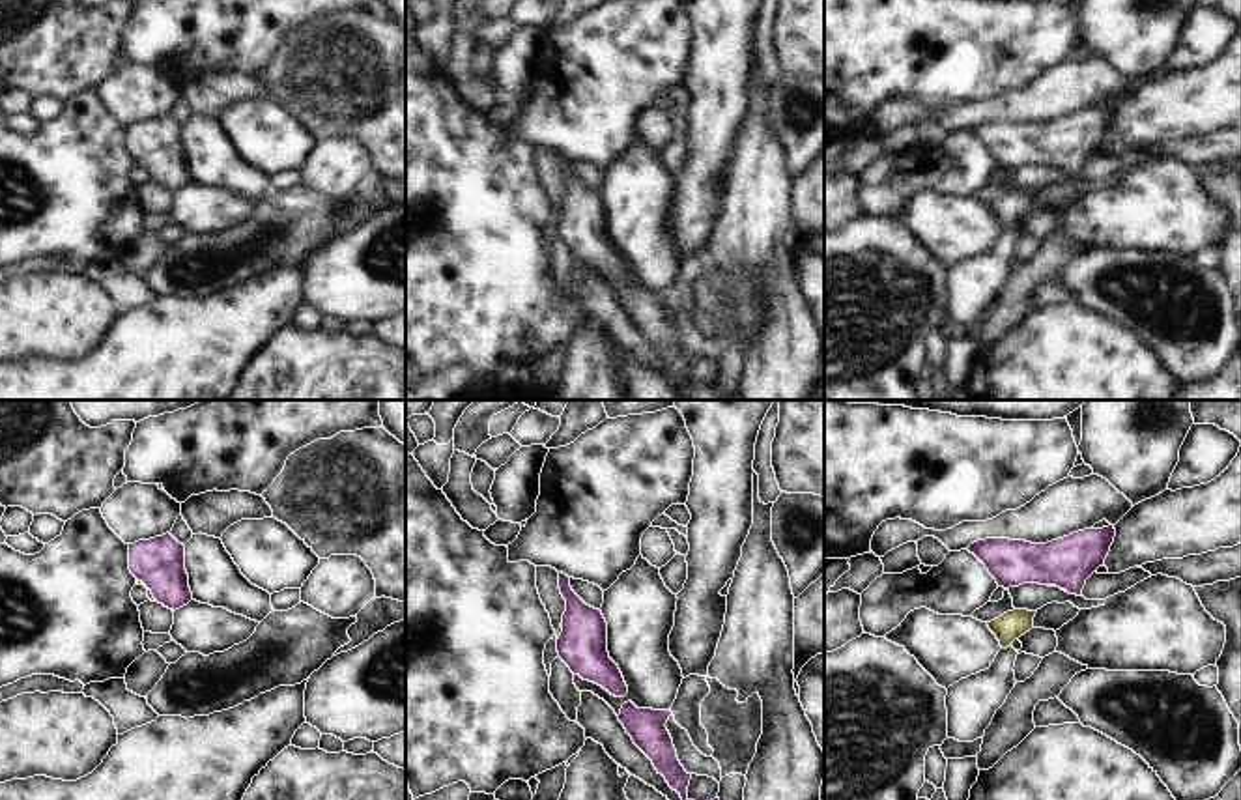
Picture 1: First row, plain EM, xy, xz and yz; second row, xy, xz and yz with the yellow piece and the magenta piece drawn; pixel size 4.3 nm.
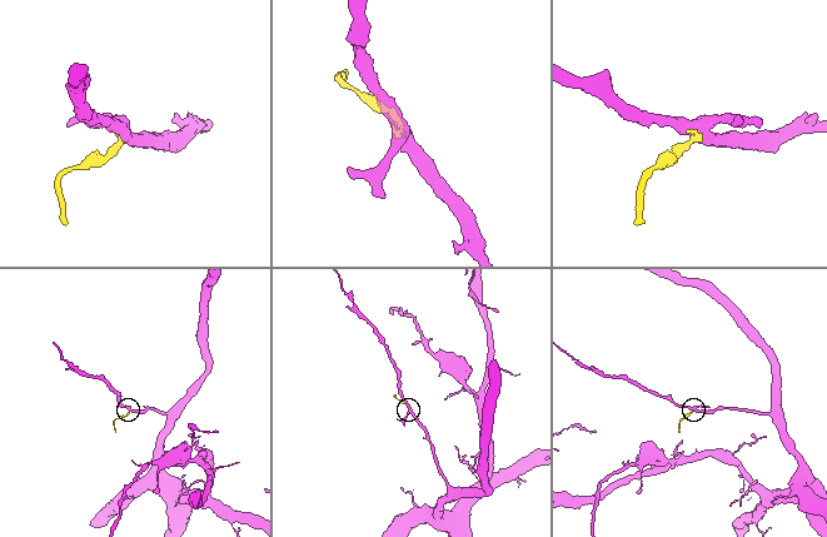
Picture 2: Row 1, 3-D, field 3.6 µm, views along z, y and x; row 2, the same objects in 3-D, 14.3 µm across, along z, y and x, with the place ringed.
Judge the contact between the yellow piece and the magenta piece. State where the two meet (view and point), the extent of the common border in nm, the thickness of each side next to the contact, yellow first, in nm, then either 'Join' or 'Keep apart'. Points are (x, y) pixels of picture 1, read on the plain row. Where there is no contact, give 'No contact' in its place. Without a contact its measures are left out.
Touches yellow at xy (148, 171). Shared border 140 nm. Thickness 20 nm (yellow) against 220 nm. Join

